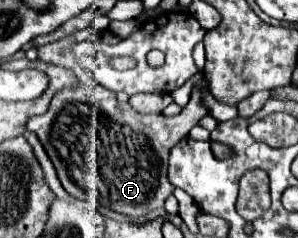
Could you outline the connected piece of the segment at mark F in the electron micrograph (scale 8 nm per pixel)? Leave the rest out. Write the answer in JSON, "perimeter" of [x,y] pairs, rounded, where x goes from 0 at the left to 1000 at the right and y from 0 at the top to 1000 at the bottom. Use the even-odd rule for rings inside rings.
{"perimeter":[[[299,109],[124,202],[131,252],[198,269],[205,286],[252,303],[252,319],[265,319],[265,353],[198,378],[178,403],[164,462],[138,487],[111,487],[91,513],[91,546],[131,571],[211,790],[238,824],[312,840],[319,815],[326,849],[352,874],[440,916],[500,908],[513,882],[547,882],[547,849],[581,815],[581,782],[560,765],[560,647],[695,479],[668,420],[668,378],[695,361],[695,336],[674,328],[654,353],[641,420],[601,487],[560,496],[547,479],[466,479],[433,437],[386,429],[379,387],[305,336],[305,319],[292,328],[292,311],[279,311],[265,286],[238,193],[272,168],[305,168],[312,151],[319,126]]]}

